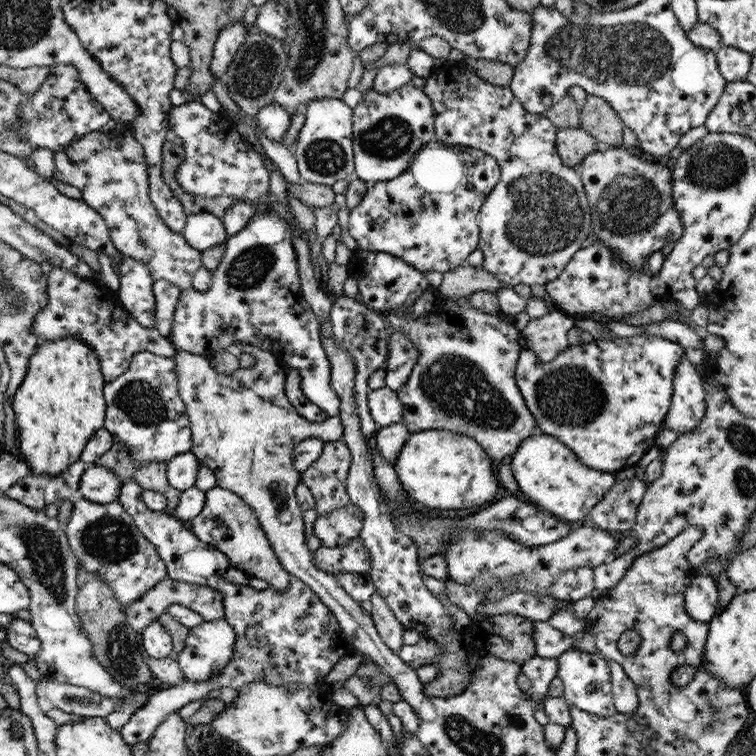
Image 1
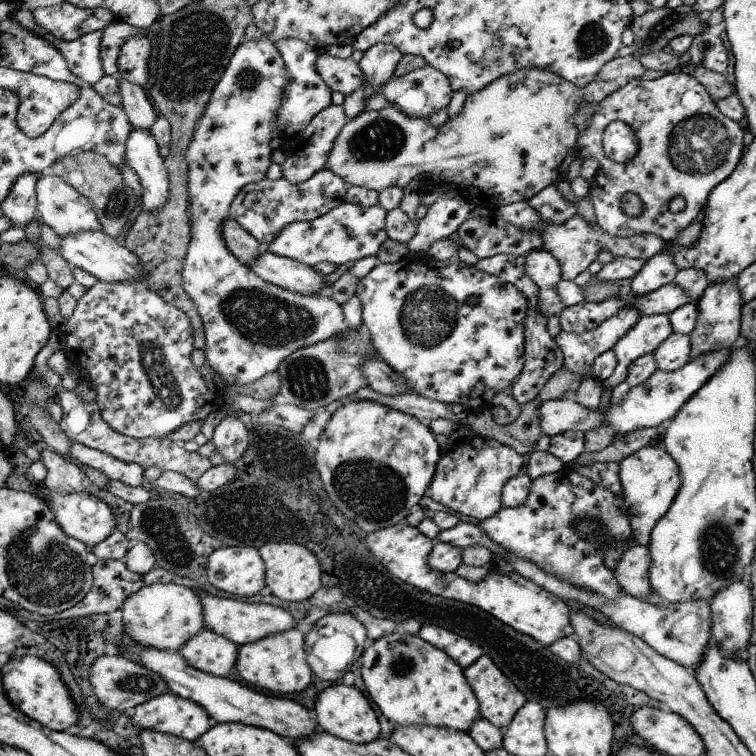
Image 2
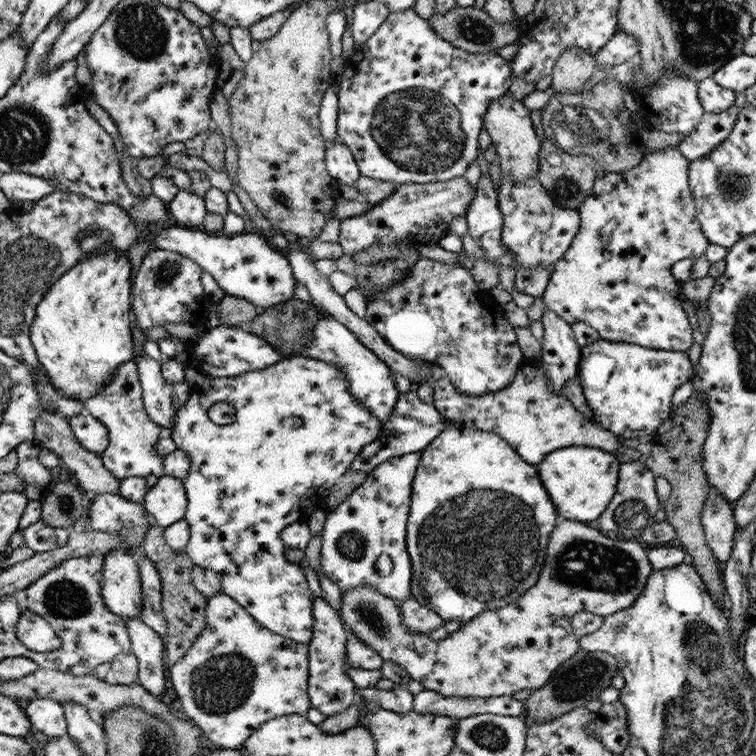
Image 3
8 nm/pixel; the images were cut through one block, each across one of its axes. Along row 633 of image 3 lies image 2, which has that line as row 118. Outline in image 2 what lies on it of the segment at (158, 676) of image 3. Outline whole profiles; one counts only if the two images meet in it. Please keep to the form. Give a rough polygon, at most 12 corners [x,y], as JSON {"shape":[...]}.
{"shape":[[122,78],[121,106],[135,130],[150,130],[159,117],[142,86]]}

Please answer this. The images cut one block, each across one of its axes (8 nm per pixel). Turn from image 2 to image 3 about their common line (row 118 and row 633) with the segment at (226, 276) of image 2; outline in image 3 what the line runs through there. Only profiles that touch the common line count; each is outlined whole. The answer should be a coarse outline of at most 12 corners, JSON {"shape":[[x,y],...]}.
{"shape":[[222,592],[168,675],[220,749],[311,708],[307,645]]}

